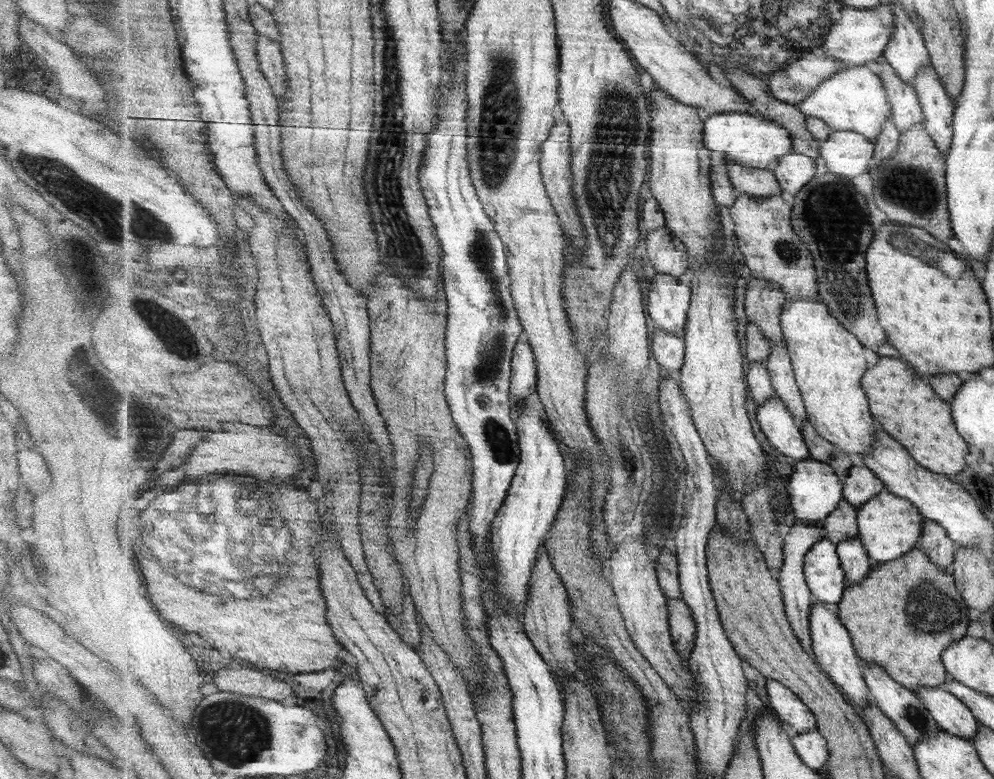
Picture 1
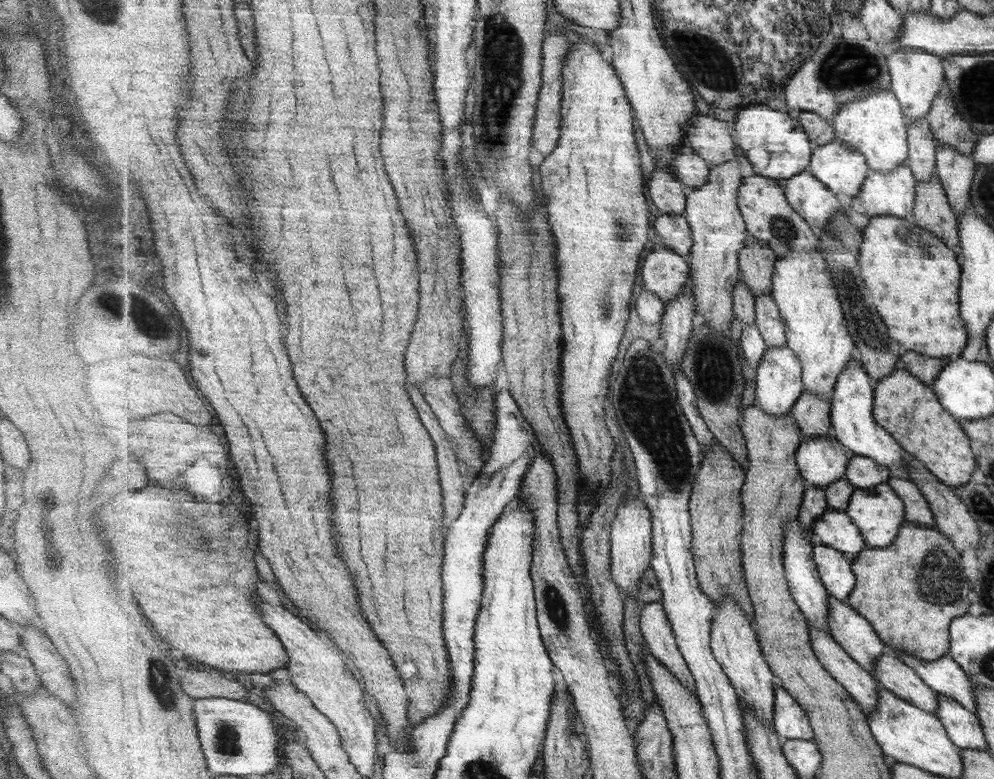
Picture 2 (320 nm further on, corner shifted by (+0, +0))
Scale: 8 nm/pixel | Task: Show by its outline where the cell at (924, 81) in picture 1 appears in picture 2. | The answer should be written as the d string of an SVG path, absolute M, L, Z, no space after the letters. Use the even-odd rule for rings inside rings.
M938 144L937 175L958 216L966 214L971 205L971 184L977 165L972 156L961 154L949 145Z

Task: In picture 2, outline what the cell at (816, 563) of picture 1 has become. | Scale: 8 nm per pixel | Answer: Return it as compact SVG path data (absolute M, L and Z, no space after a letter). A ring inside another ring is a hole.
M818 541L813 548L813 556L830 596L847 602L857 584L853 558Z

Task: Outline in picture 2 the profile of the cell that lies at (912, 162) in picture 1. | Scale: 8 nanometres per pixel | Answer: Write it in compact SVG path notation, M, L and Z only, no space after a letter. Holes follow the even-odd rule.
M937 174L929 182L918 182L914 207L917 225L937 235L958 256L962 254L959 216Z

